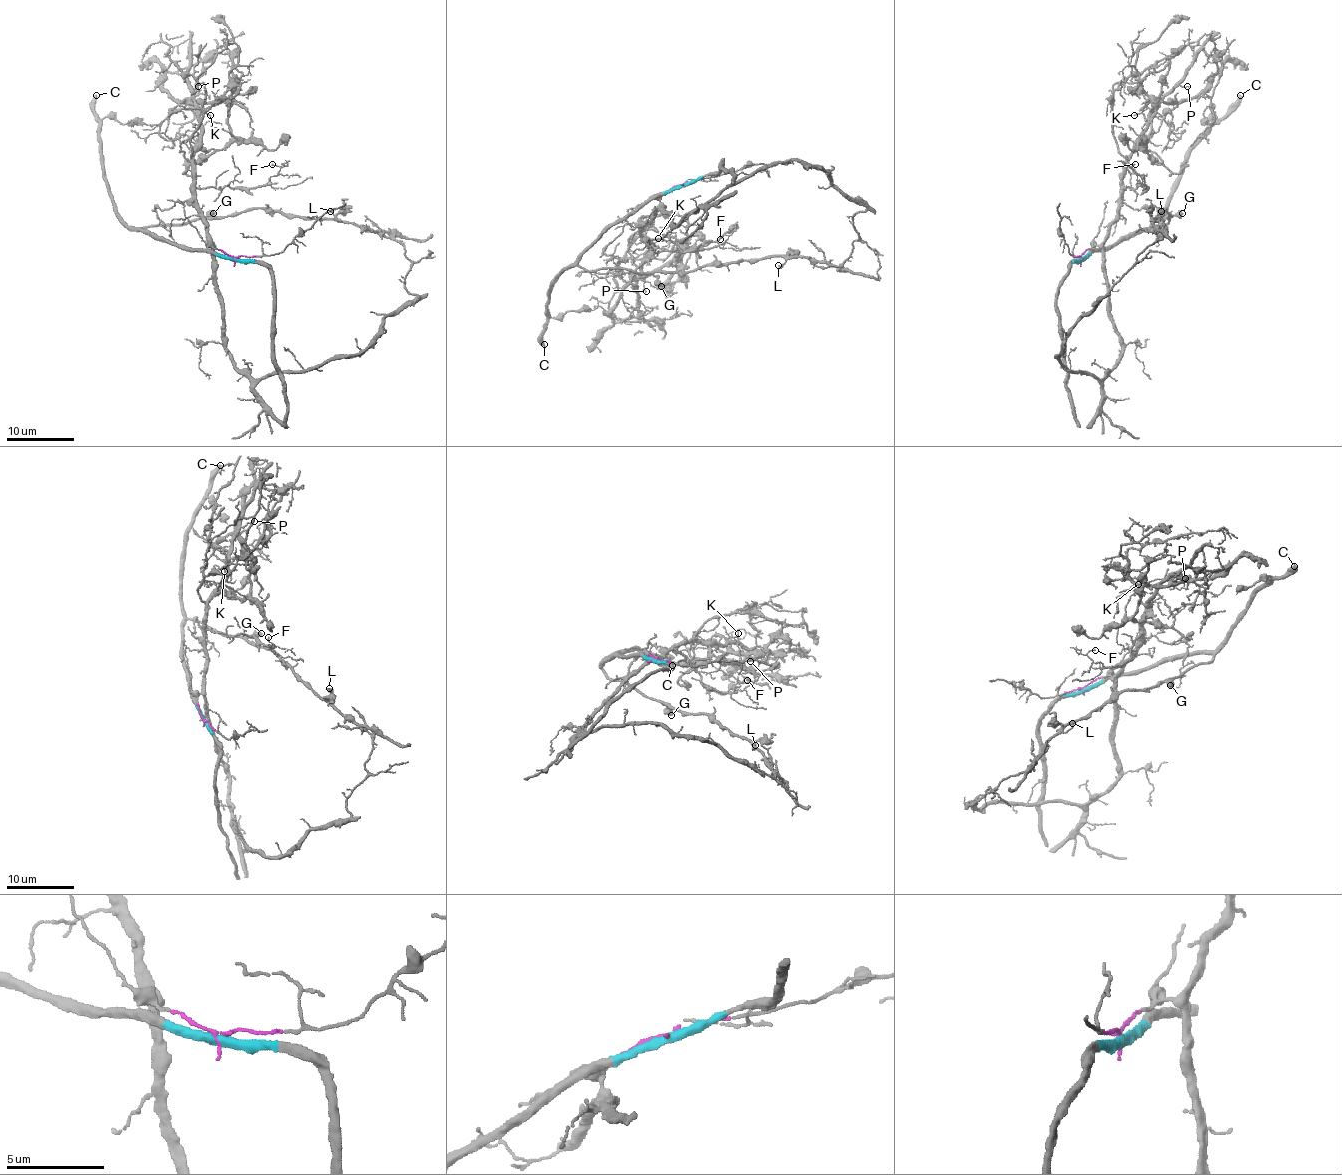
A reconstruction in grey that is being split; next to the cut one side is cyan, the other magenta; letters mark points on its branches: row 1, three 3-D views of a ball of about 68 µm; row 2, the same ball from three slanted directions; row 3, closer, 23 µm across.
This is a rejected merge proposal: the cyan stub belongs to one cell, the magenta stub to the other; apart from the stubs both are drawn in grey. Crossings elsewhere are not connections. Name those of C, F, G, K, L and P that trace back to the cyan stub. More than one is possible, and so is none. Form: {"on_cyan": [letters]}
{"on_cyan": ["C", "G", "L"]}

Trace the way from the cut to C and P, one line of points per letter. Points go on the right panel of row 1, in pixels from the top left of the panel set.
C: (1080, 258), (1154, 229), (1184, 154), (1226, 113), (1240, 95)
P: (1080, 258), (1087, 249), (1101, 244), (1117, 212), (1124, 160), (1146, 128), (1148, 113), (1176, 86), (1188, 86)

